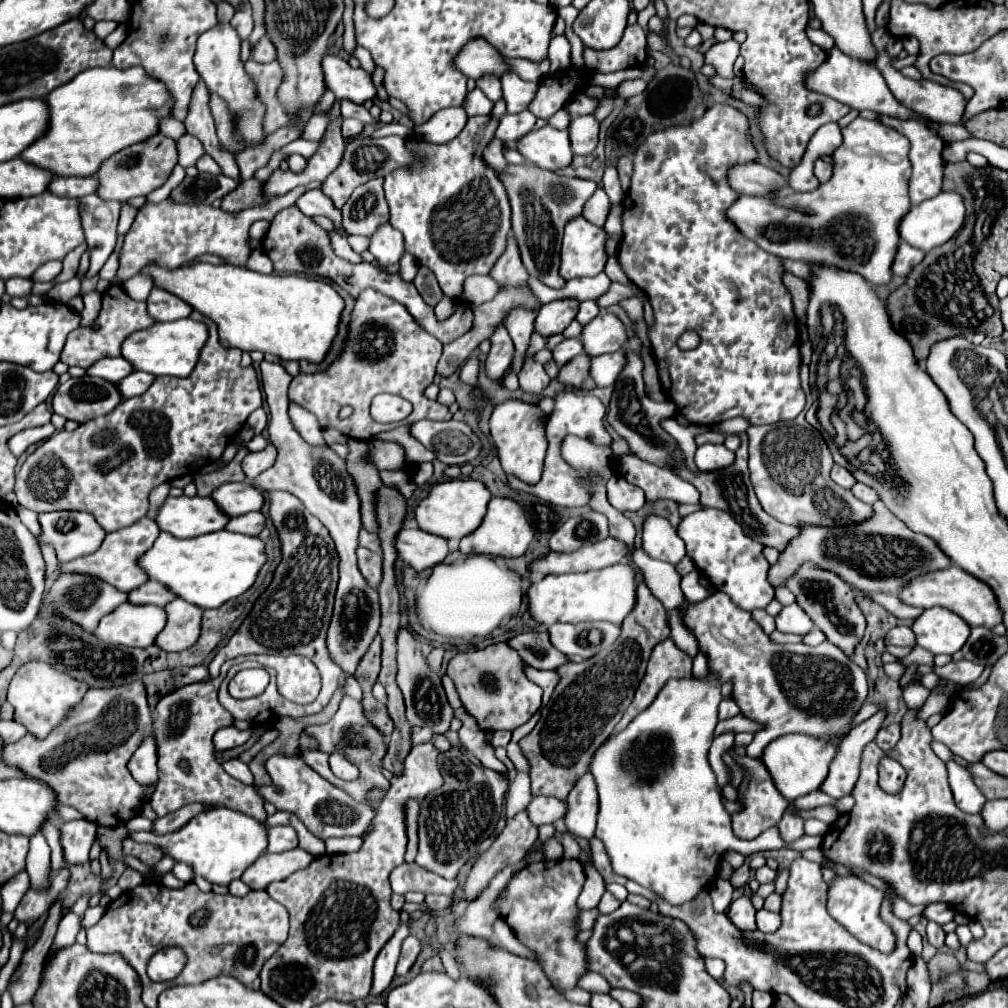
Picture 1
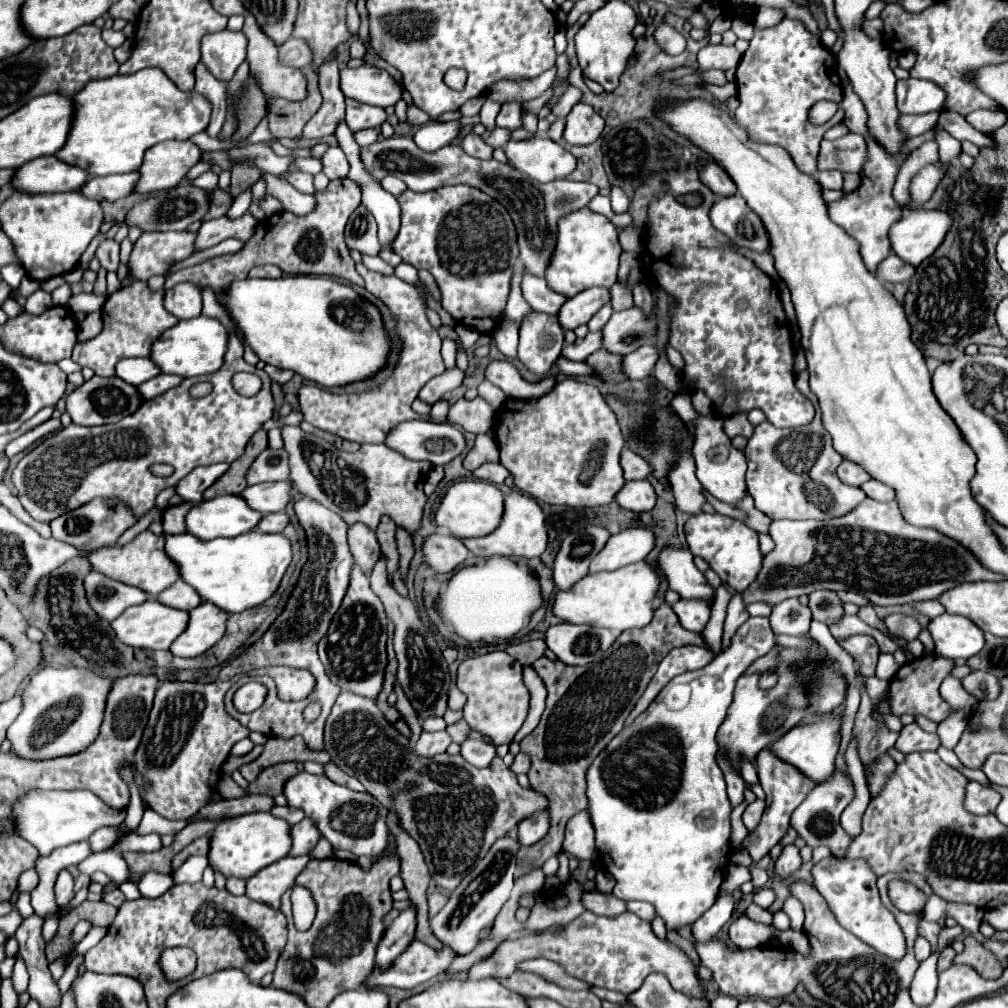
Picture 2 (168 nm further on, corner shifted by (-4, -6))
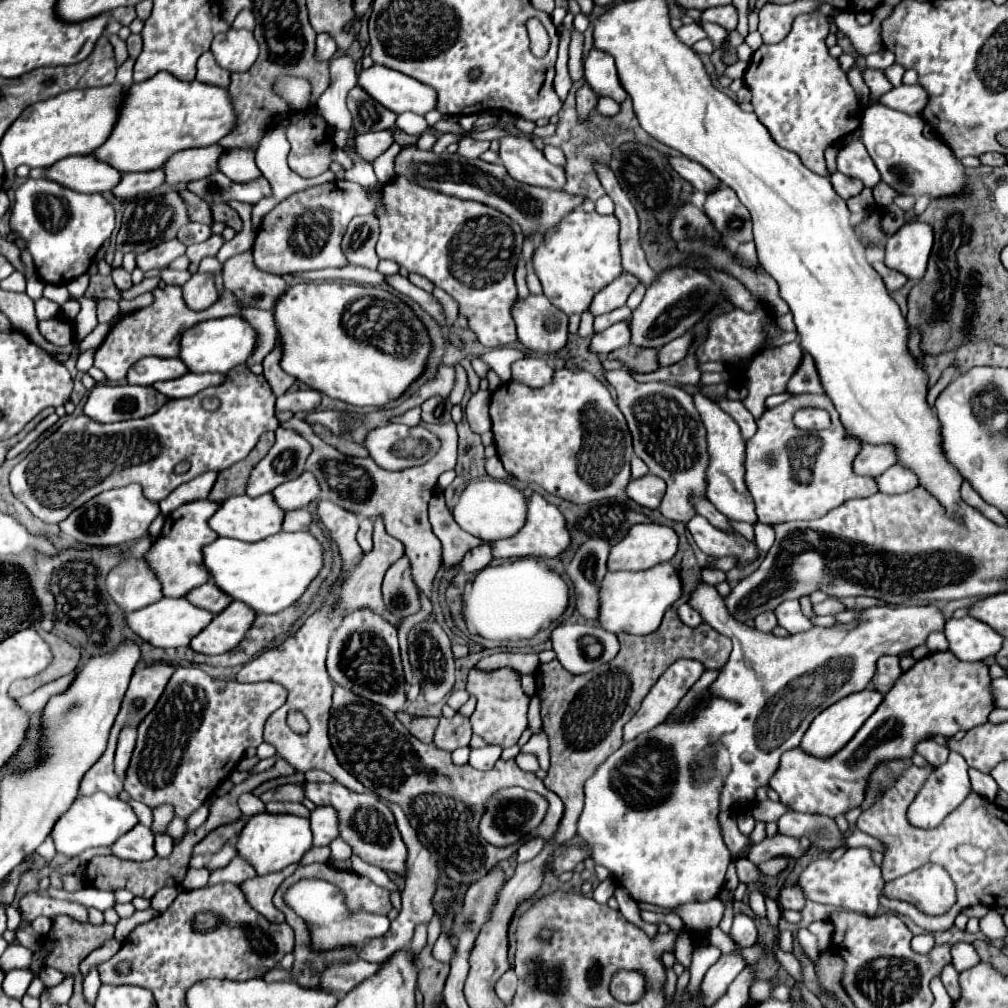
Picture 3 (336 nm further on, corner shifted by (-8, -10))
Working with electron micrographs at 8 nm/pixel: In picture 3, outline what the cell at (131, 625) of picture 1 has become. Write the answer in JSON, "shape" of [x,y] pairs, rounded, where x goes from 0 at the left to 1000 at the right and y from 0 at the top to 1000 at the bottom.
{"shape":[[[161,592],[159,596],[137,604],[133,608],[125,610],[125,618],[127,622],[143,636],[147,636],[151,642],[159,642],[159,644],[167,644],[167,642],[185,642],[188,638],[188,634],[192,630],[196,630],[208,616],[210,616],[210,608],[192,602],[190,598],[187,598],[183,592],[179,594],[167,594]]]}

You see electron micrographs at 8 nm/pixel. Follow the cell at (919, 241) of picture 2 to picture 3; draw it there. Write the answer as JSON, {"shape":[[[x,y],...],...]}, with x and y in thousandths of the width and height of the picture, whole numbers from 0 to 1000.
{"shape":[[[899,221],[881,235],[877,261],[887,269],[897,271],[901,277],[913,277],[919,269],[925,241],[927,233],[921,221]]]}

